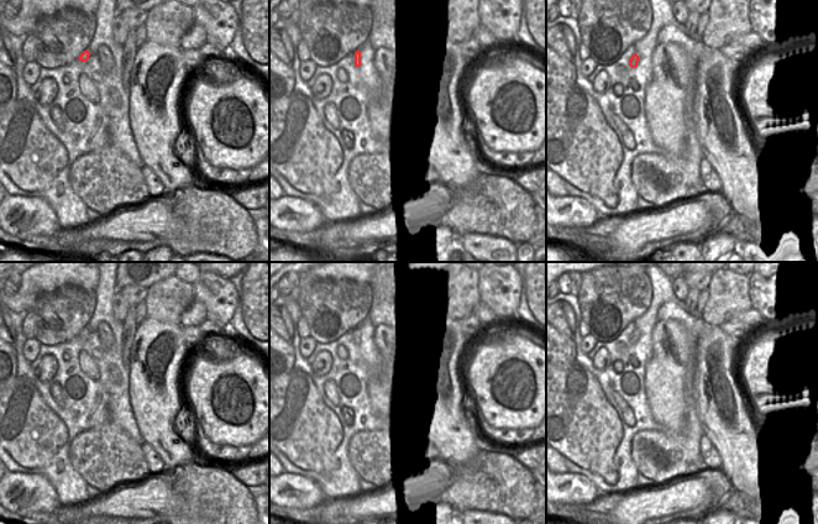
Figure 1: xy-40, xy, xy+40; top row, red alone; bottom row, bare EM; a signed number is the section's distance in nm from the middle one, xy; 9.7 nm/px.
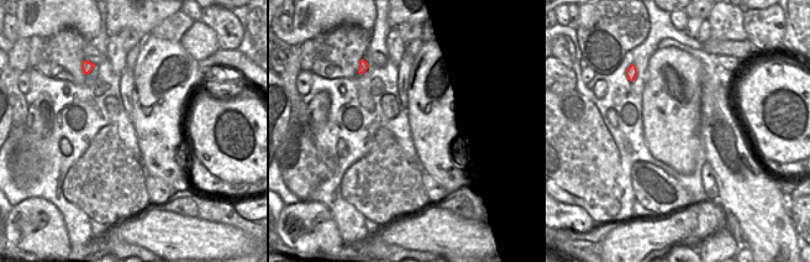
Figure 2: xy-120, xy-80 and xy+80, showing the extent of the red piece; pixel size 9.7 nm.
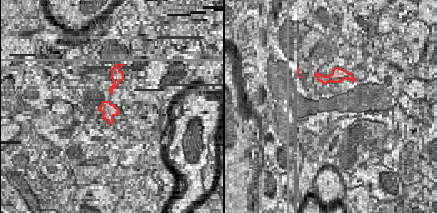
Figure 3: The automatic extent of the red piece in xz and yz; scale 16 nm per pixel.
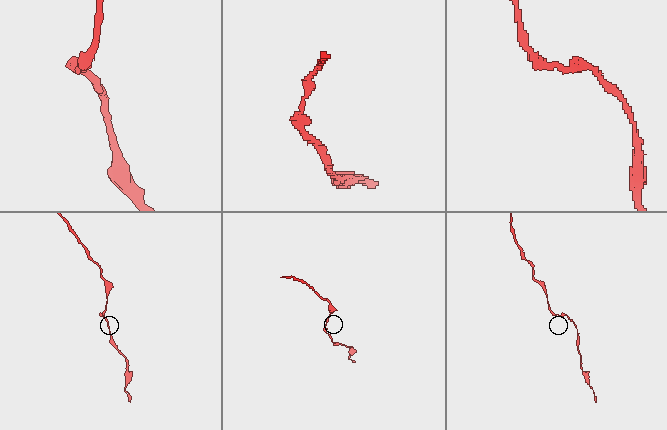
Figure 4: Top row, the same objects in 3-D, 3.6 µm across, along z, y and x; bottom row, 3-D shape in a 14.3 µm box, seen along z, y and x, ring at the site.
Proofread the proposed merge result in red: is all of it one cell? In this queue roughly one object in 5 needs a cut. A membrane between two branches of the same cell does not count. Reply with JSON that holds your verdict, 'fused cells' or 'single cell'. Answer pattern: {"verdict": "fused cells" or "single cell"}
{"verdict": "single cell"}

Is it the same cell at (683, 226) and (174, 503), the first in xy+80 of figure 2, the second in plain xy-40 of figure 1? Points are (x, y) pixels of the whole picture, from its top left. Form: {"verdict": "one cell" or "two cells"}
{"verdict": "one cell"}

